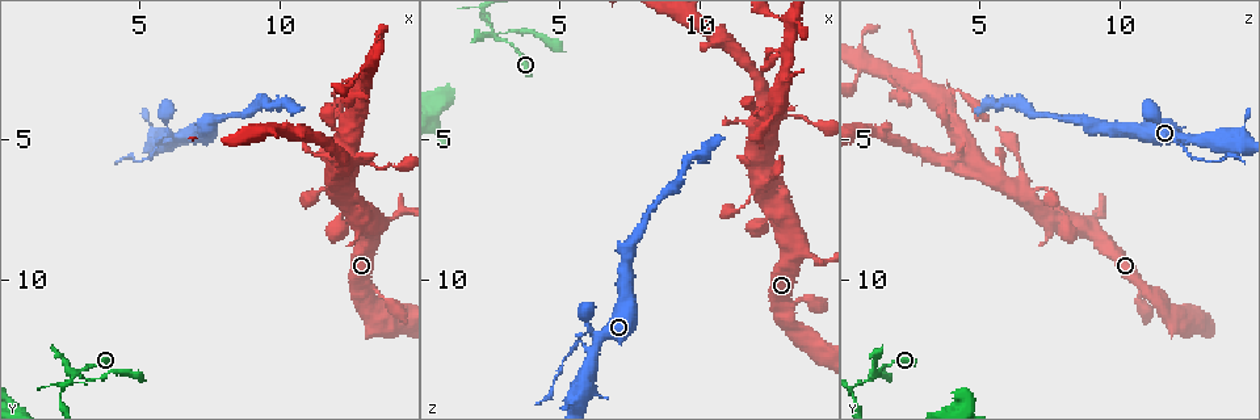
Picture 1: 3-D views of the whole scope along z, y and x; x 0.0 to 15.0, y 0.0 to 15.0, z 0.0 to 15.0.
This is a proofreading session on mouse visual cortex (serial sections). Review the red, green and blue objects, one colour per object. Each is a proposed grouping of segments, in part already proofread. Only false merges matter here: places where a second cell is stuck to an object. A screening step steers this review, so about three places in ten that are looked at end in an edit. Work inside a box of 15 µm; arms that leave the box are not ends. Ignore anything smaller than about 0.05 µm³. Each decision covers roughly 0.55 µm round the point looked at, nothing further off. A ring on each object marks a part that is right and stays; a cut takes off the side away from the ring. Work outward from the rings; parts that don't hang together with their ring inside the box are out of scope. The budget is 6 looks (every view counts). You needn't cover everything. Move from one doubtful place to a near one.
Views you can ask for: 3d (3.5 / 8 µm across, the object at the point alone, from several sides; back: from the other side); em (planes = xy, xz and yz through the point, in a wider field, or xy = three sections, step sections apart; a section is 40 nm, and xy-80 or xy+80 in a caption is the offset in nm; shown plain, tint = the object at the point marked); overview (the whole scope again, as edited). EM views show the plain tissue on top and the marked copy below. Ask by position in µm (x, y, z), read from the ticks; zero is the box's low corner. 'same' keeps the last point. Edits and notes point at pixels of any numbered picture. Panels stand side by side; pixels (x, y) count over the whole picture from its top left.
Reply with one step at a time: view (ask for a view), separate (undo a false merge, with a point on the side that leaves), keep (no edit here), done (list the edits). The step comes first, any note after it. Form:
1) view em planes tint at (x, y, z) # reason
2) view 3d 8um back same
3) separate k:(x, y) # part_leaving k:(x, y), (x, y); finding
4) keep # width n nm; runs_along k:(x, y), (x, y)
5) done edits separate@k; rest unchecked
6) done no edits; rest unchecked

view em xy step 3 tint at (6.1, 5.0, 12.5) # sharp bend

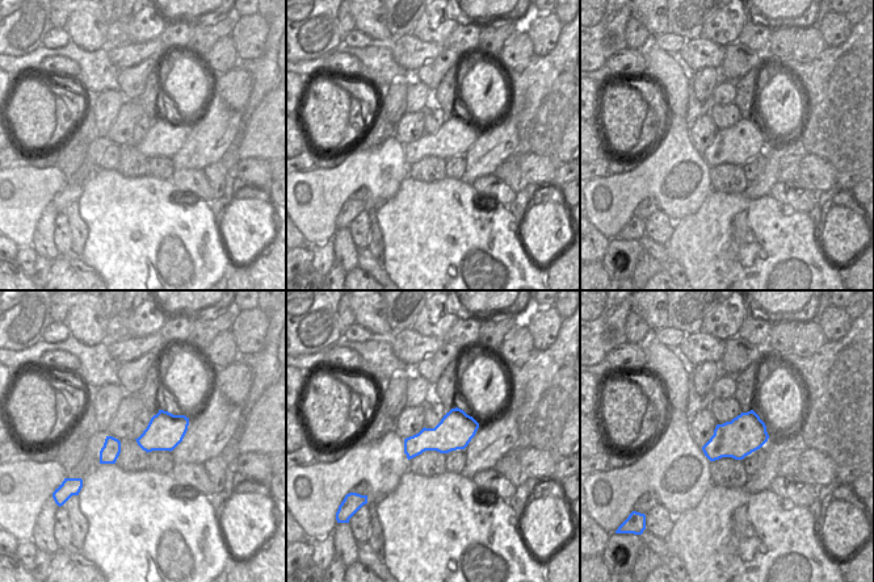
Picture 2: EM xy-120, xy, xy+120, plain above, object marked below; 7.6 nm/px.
view 3d 3.5um same

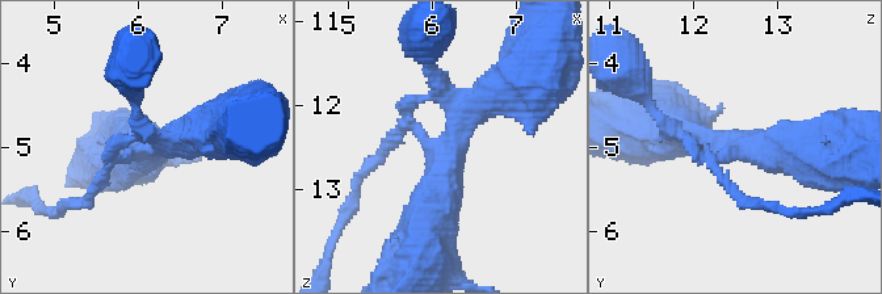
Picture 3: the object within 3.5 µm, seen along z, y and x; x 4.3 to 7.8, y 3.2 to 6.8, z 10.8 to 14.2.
separate 3:(836, 204) # part_leaving 3:(725, 156), (714, 168), (742, 200), (788, 213); two cells meet here

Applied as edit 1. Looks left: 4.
view 3d 3.5um back at (13.2, 2.3, 0.9) # four or more arms meet

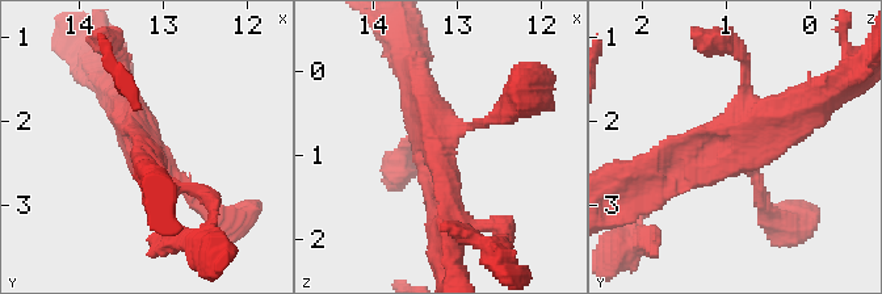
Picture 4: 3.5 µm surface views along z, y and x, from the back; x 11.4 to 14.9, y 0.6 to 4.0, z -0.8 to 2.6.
view em xy step 1 tint at (13.25, 2.35, 0.95) # arms 4; arm_widths 150, 200, 300, 350 nm

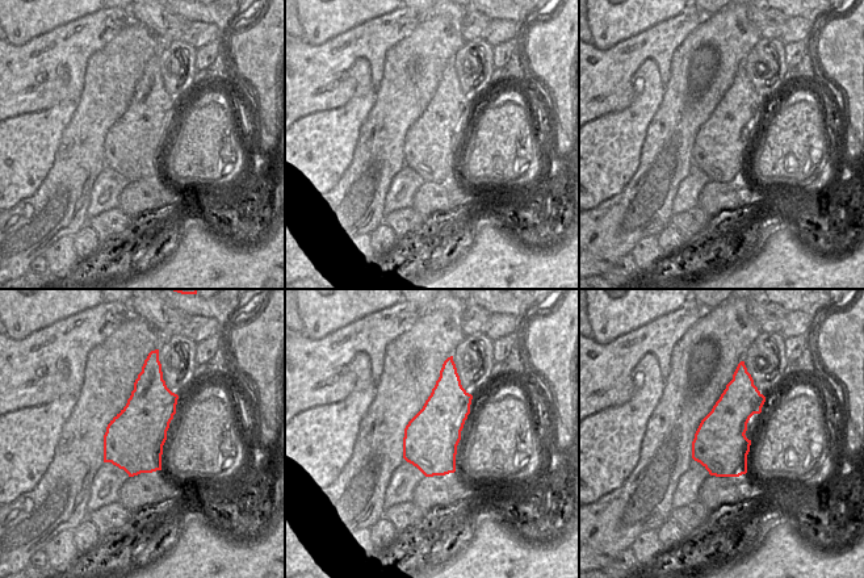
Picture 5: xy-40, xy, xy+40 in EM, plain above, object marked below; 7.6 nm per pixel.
keep # runs_along 4:(654, 181), (796, 113); one cell here

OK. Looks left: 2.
view 3d 8um at (2.7, 13.4, 1.3) # abrupt turn

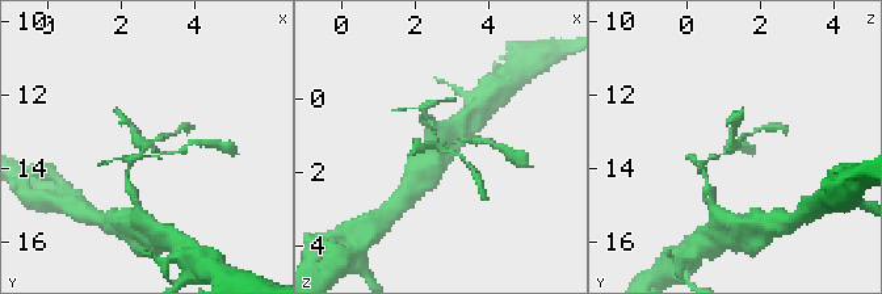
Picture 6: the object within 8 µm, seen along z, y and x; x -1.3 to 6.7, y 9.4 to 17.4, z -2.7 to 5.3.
view 3d 3.5um at (2.8, 13.3, 1.3)

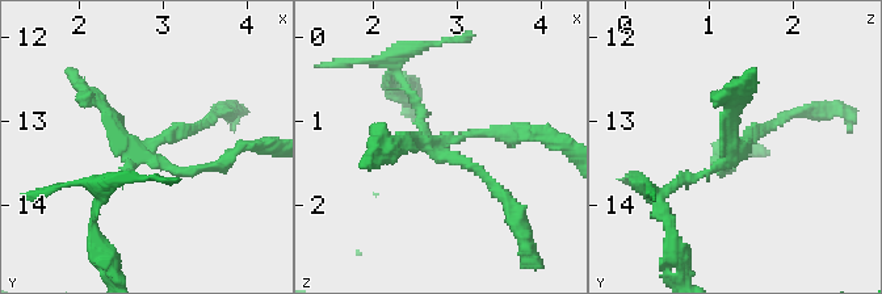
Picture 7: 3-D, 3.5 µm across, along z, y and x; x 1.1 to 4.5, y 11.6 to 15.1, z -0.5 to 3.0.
keep # runs_along 7:(778, 120), (721, 164); all the same cell

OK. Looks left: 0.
done edits separate@3; rest unchecked

